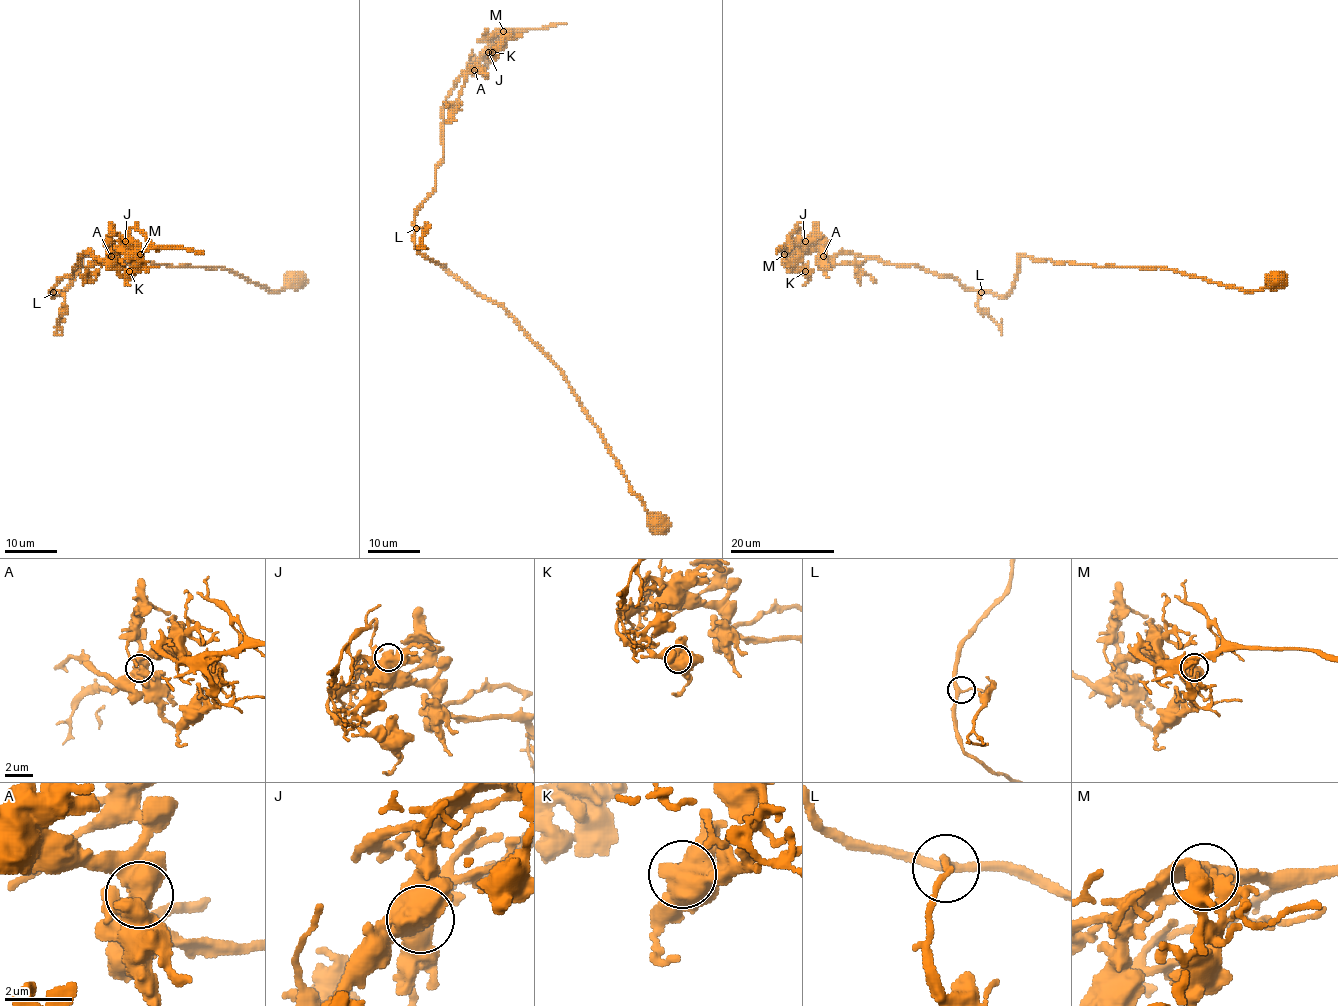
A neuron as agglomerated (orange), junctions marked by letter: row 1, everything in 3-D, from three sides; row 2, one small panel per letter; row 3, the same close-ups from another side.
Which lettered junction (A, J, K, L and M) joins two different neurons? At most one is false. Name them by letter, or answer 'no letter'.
no letter

